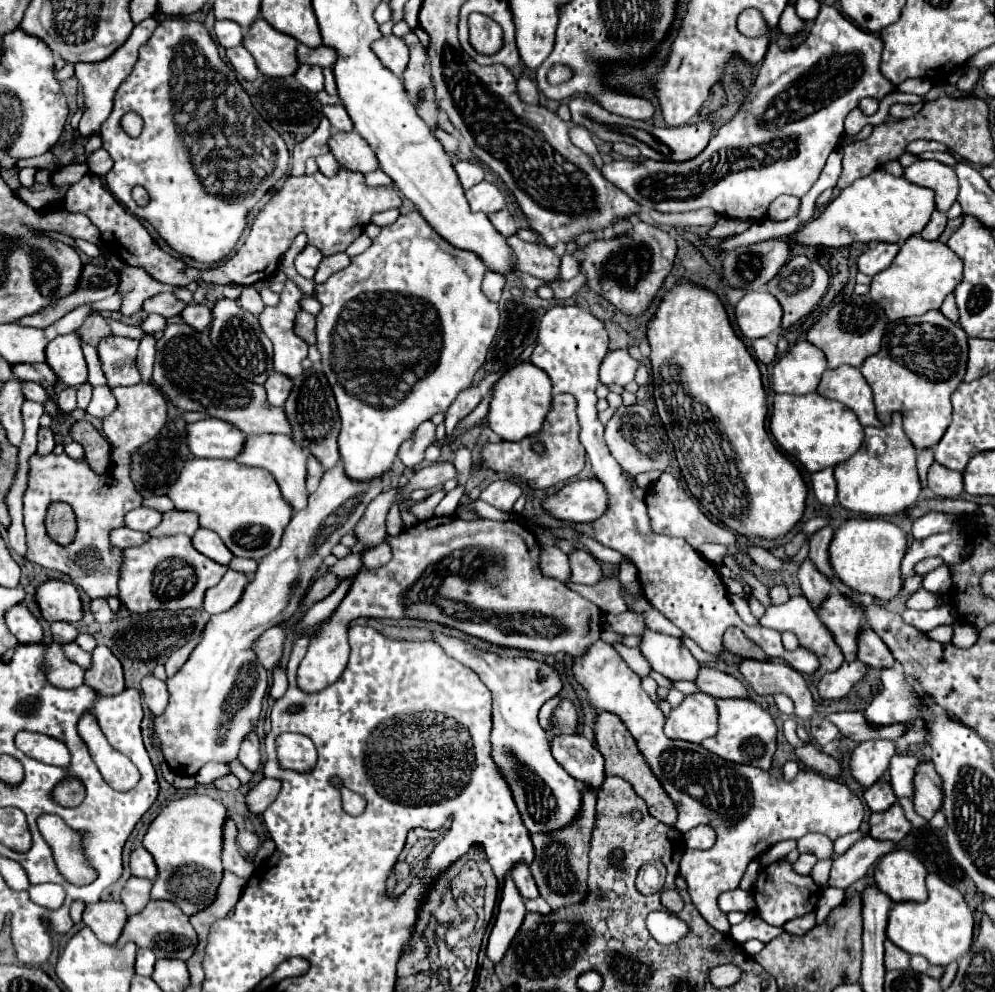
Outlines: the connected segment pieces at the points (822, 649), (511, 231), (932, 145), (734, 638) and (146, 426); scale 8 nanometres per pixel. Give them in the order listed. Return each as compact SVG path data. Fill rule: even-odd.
M797 595L797 597L791 597L787 603L783 605L777 605L777 607L767 607L765 615L759 619L759 623L763 627L771 627L771 629L777 629L777 631L793 631L797 637L799 637L799 643L807 649L813 649L821 661L821 667L817 673L813 673L809 679L813 683L819 683L819 679L823 677L823 673L827 671L833 671L837 669L841 663L843 663L843 657L841 657L841 649L837 647L837 643L833 641L829 629L825 629L825 625L819 621L819 617L815 615L815 611L811 609L809 601L803 597L803 595Z
M501 209L497 213L489 213L487 215L489 221L493 223L493 227L503 235L503 237L511 237L517 233L517 227L515 227L515 221L511 217L511 213L507 209Z
M919 139L919 141L909 143L905 151L907 151L907 153L923 153L923 151L947 151L947 147L945 147L945 145L941 145L941 143L937 143L937 141L923 141L923 139Z
M741 629L725 631L723 643L725 643L725 649L735 653L737 657L755 657L755 659L771 661L771 657L767 657L759 645L753 645L753 641L749 641L749 637L745 637L745 633L741 633Z
M137 383L131 387L115 387L113 395L117 397L117 409L103 419L103 432L110 445L109 459L111 467L105 475L99 475L89 469L87 461L75 461L69 455L33 455L29 465L29 485L23 497L23 517L27 529L27 559L69 575L91 599L95 597L117 597L117 581L121 569L121 549L115 547L109 539L109 533L117 527L123 527L125 513L139 507L143 497L137 493L131 481L131 455L135 449L159 435L167 423L169 401L153 385ZM55 501L65 501L73 507L77 515L77 537L71 545L57 545L45 533L45 515L47 507Z

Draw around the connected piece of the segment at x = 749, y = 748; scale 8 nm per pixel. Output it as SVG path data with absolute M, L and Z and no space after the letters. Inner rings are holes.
M717 699L719 731L715 743L703 743L703 747L725 761L753 765L759 769L771 769L771 761L777 747L777 727L773 717L753 699Z

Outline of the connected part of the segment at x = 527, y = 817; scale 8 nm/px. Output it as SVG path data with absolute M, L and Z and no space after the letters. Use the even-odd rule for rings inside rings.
M433 633L433 637L449 657L471 667L493 693L491 757L499 773L503 773L529 833L549 833L569 825L581 807L581 785L553 759L547 733L537 719L541 705L559 695L559 675L545 663L529 657L499 657L443 633Z

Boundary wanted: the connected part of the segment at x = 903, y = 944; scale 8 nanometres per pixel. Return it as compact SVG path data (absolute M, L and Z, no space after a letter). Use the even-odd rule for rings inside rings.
M937 875L927 877L929 899L923 903L895 903L889 921L887 937L909 955L923 955L933 965L947 967L949 963L963 957L973 943L973 913L967 907L959 889L951 887Z

